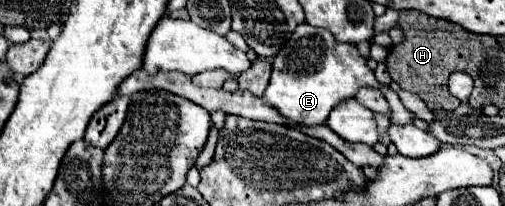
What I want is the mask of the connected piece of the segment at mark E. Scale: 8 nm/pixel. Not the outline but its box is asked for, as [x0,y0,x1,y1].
[261,24,379,126]

